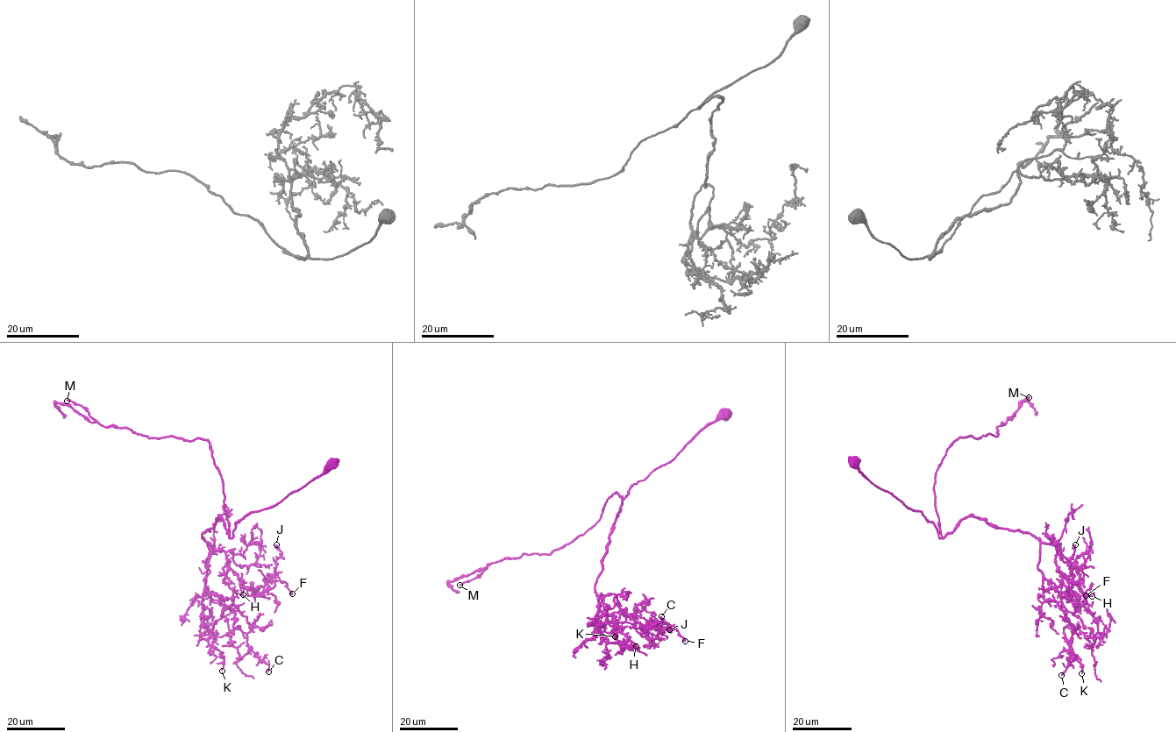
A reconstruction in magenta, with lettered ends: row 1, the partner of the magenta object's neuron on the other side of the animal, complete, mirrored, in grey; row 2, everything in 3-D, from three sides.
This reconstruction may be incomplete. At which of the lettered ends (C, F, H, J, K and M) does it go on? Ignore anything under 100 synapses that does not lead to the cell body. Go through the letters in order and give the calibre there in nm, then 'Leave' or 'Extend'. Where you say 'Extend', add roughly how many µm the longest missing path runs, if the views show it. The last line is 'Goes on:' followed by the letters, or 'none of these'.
C: Thickness 200 nm. Leave
F: Thickness 340 nm. Leave
H: Thickness 220 nm. Leave
J: Thickness 300 nm. Leave
K: Thickness 130 nm. Leave
M: Thickness 180 nm. Leave
Goes on: none of these

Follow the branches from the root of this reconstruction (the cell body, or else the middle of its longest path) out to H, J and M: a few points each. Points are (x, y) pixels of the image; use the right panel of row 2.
H: (854, 462), (874, 485), (919, 510), (940, 538), (963, 519), (973, 516), (1059, 546), (1057, 570), (1092, 596)
J: (854, 462), (874, 485), (919, 510), (940, 538), (973, 516), (1059, 546), (1055, 563), (1070, 590), (1075, 544)
M: (854, 462), (919, 510), (941, 538), (934, 484), (947, 448), (959, 437), (996, 436), (1029, 397)

